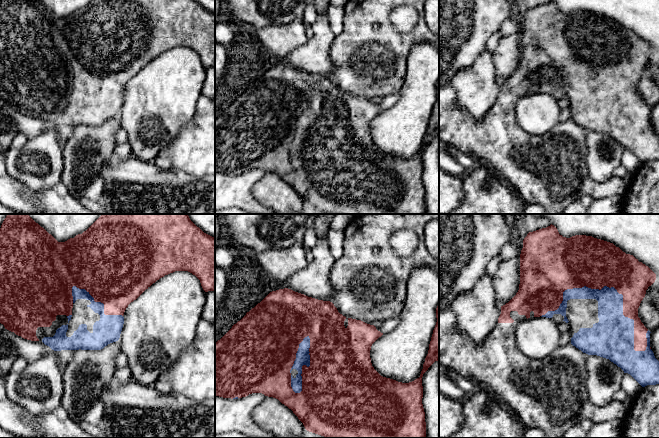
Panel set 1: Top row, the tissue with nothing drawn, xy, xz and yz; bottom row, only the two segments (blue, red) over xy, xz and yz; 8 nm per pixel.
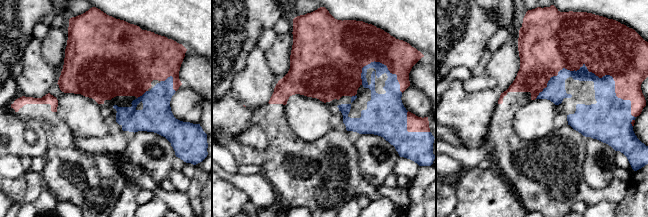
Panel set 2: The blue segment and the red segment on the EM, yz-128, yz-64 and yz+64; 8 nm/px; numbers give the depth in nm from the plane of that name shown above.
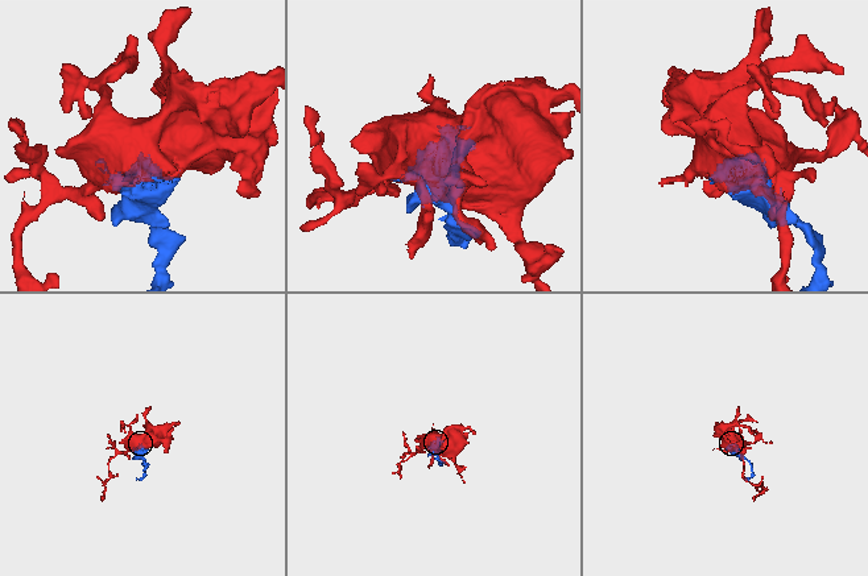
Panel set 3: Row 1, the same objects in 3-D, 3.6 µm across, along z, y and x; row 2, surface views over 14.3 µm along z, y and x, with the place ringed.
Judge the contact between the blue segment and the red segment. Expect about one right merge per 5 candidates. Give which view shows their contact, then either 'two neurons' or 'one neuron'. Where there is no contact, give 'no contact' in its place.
yz | one neuron

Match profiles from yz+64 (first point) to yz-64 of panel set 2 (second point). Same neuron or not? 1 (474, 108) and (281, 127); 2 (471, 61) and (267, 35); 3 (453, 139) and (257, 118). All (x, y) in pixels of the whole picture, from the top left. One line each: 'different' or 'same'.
1: different
2: different
3: same

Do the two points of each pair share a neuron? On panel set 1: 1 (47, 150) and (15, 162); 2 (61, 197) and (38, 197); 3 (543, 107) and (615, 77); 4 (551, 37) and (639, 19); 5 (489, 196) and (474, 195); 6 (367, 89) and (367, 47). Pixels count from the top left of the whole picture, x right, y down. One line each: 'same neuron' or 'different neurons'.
1: same neuron
2: same neuron
3: different neurons
4: different neurons
5: same neuron
6: same neuron

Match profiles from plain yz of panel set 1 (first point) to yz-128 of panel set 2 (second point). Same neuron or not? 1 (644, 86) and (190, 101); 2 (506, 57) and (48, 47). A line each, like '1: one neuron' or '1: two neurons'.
1: one neuron
2: one neuron

